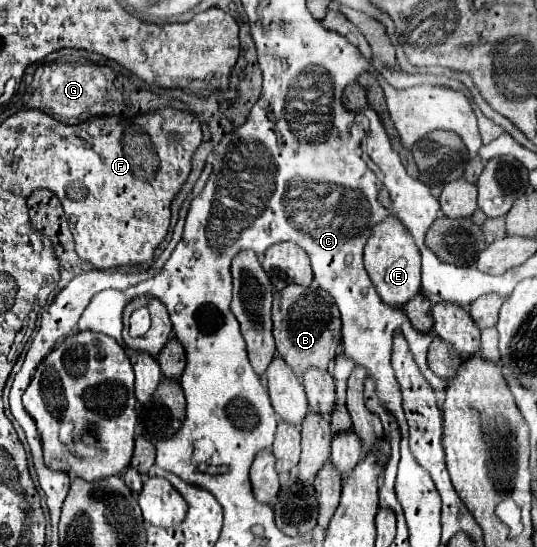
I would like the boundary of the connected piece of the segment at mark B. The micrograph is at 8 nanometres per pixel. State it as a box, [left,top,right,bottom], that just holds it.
[273,283,341,375]

